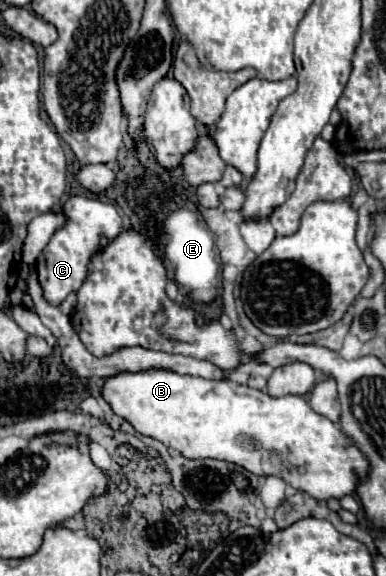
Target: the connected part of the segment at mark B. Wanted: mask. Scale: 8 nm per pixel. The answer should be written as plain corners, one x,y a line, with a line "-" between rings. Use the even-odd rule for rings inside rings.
150,369
150,371
136,371
136,373
130,373
130,371
122,371
118,375
112,375
112,377
106,377
104,379
104,387
102,387
102,397
108,401
108,405
112,407
112,411
116,415
120,415
122,419
126,419
138,433
146,435
146,437
152,437
152,439
158,439
162,441
166,447
178,451
180,455
184,455
186,459
206,459
206,457
212,457
212,459
222,459
222,461
228,461
228,463
234,463
254,475
276,475
276,477
282,477
288,485
292,485
294,489
298,491
304,491
316,499
330,499
330,497
344,497
344,495
350,495
354,493
356,489
356,481
360,477
364,477
370,469
370,463
368,459
358,451
358,447
340,431
340,425
332,423
330,419
318,415
312,411
312,407
302,399
302,397
296,397
296,395
286,395
286,397
270,397
268,393
262,393
258,389
252,389
248,385
240,385
240,383
232,383
232,381
208,381
208,379
202,379
202,377
192,377
192,375
178,375
174,371
168,371
168,369

